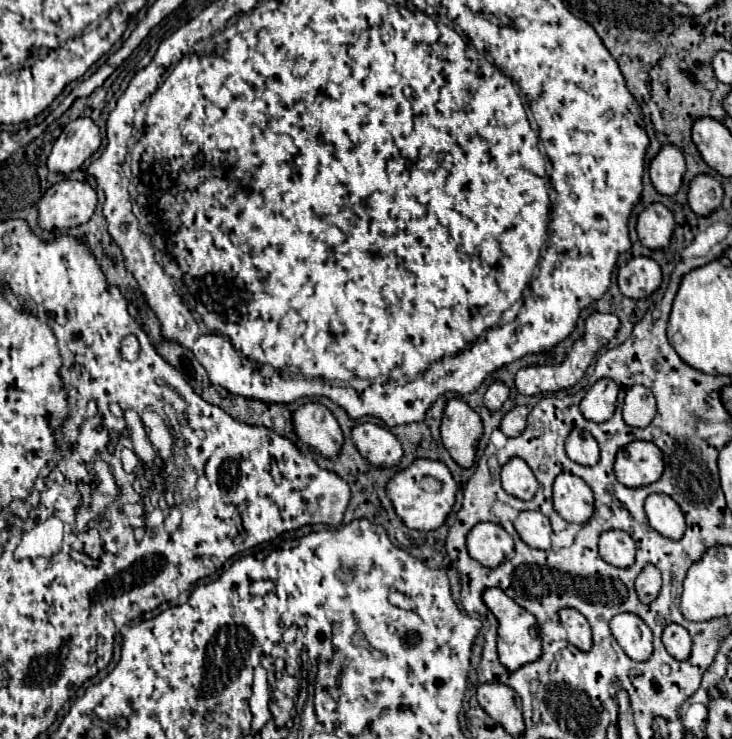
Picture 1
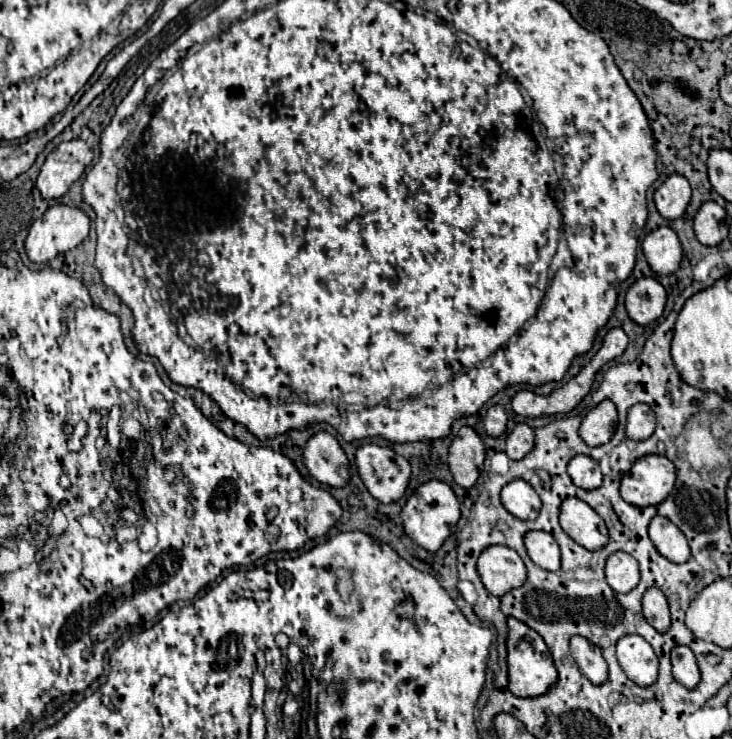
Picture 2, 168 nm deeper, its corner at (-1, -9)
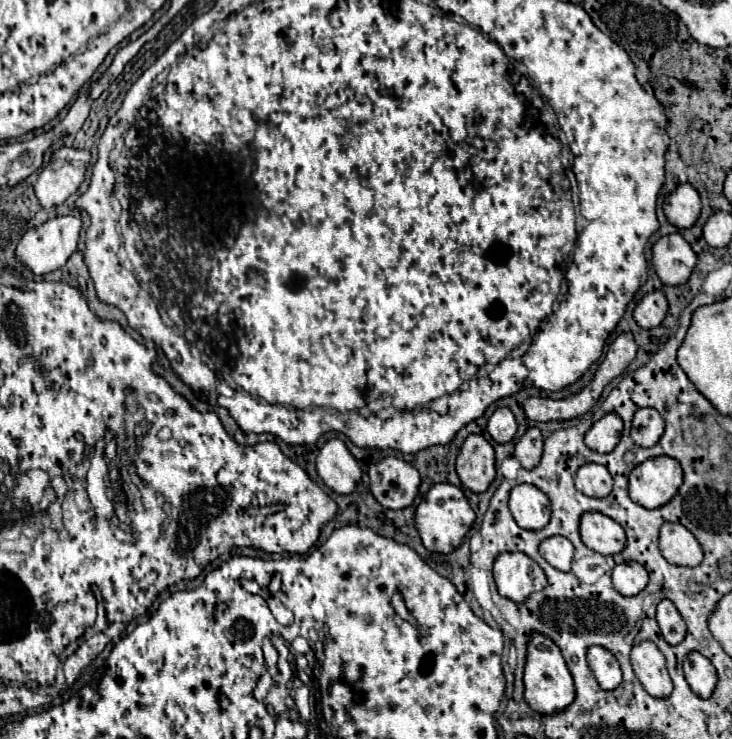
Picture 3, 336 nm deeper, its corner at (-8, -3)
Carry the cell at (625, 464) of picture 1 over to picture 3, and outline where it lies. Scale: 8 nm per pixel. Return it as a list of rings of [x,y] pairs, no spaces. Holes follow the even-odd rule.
[[[660,455],[636,465],[630,473],[630,497],[634,503],[656,509],[666,505],[682,485],[682,467],[676,459]]]

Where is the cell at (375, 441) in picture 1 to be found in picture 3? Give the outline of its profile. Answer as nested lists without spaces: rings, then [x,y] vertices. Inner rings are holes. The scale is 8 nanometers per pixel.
[[[384,457],[382,461],[370,465],[370,491],[380,505],[388,509],[408,507],[420,485],[418,469],[398,457]]]

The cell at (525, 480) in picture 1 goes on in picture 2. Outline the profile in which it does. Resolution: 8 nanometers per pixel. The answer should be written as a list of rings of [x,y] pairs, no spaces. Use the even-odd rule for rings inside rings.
[[[515,479],[513,483],[503,487],[501,503],[511,515],[515,515],[521,521],[533,521],[539,517],[541,499],[533,491],[533,487],[523,479]]]

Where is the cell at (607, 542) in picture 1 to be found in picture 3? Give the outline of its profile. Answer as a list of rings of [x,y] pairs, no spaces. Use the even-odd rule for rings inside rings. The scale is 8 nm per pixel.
[[[636,561],[620,563],[612,571],[612,583],[614,583],[618,593],[630,597],[630,595],[640,593],[646,587],[648,571],[640,563],[636,563]]]

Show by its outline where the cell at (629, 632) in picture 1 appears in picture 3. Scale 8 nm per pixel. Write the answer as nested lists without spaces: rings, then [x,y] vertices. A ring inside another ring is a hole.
[[[640,641],[630,651],[630,661],[642,687],[654,697],[668,697],[672,693],[672,679],[666,671],[666,661],[652,641]]]

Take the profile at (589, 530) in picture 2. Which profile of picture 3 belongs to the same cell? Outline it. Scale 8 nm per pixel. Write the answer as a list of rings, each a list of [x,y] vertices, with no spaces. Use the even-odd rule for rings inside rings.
[[[584,513],[580,519],[580,535],[586,547],[602,555],[620,553],[626,545],[624,529],[602,513]]]

